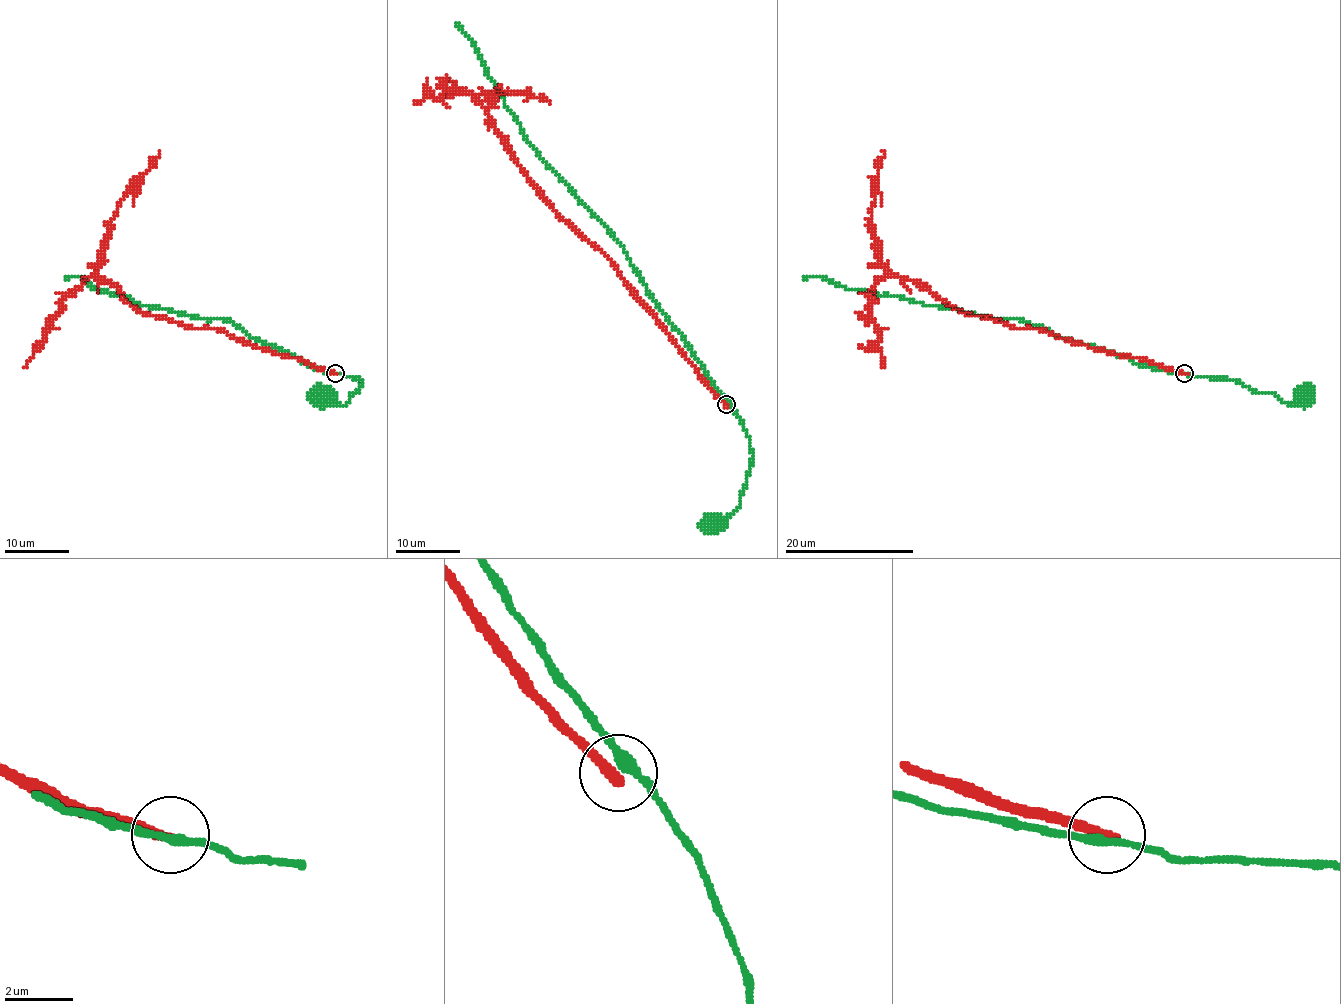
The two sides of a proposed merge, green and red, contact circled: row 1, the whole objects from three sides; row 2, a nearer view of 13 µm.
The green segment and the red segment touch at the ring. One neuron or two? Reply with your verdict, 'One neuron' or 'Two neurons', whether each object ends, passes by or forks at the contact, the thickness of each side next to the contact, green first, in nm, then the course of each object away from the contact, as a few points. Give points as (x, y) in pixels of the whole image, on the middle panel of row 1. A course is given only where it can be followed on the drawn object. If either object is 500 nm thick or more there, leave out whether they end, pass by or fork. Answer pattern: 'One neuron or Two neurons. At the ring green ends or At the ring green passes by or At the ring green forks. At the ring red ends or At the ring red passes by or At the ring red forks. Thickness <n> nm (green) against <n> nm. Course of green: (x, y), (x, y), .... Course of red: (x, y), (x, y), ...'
Two neurons. At the ring green passes by. At the ring red ends. Thickness 260 nm (green) against 360 nm. Course of green: (726, 403), (738, 416), (749, 439), (752, 466), (738, 507), (729, 515), (717, 516), (712, 523). Course of red: (726, 403), (613, 264), (558, 213), (532, 182), (502, 138), (487, 103), (500, 90), (550, 101)

